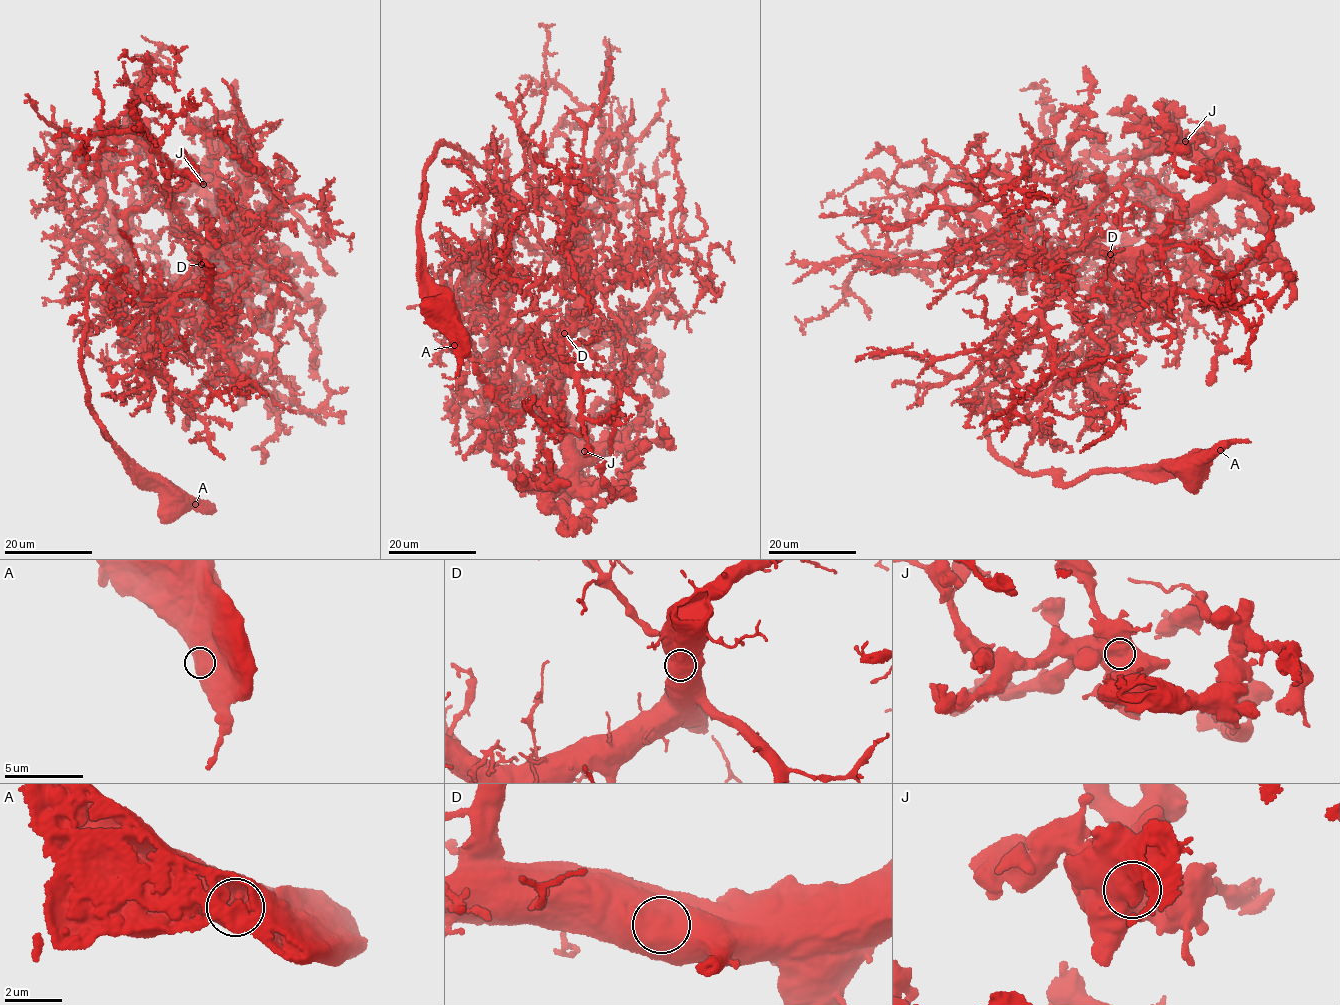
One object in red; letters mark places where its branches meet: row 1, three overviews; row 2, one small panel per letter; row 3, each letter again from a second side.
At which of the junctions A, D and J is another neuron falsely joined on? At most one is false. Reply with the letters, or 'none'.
none

